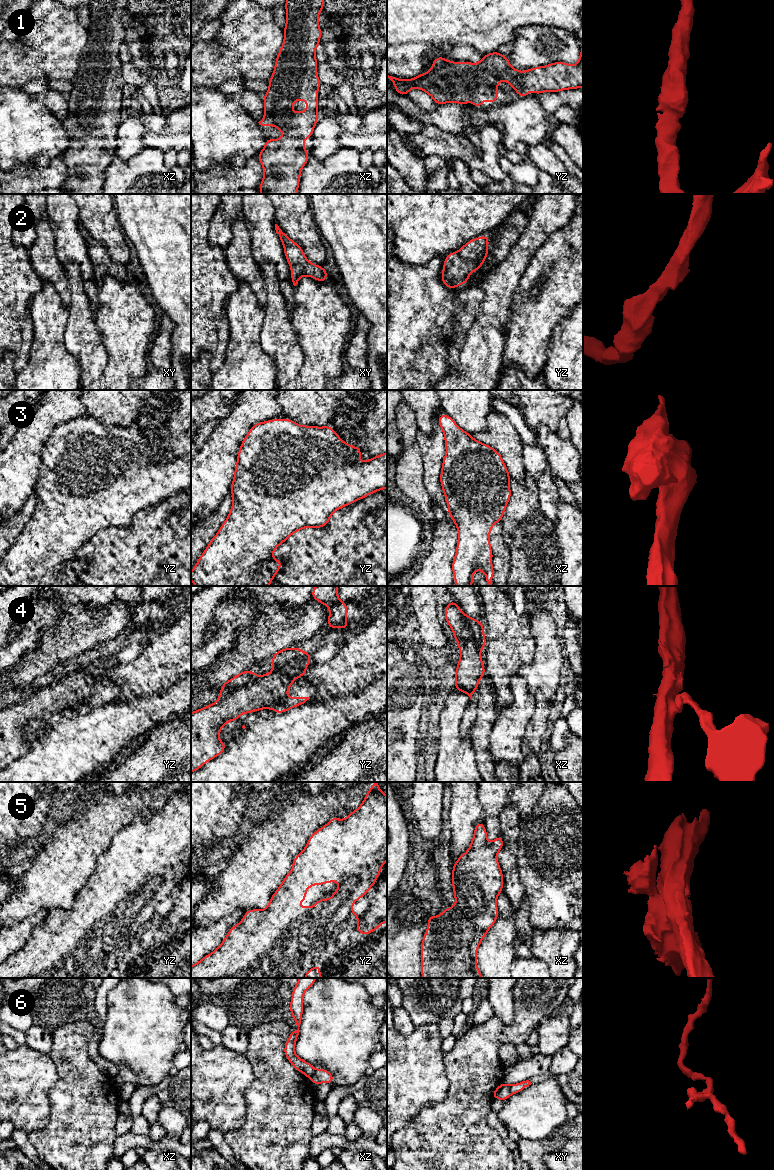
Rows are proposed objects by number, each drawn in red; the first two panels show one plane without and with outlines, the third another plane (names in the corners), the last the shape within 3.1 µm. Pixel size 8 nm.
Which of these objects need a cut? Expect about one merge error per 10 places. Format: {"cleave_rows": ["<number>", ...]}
{"cleave_rows": []}

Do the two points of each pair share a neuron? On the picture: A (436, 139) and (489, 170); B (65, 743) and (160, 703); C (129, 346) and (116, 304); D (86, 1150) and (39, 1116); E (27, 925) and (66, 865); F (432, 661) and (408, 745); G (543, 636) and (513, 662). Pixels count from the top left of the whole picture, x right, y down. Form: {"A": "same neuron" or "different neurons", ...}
{"A": "same neuron", "B": "same neuron", "C": "same neuron", "D": "different neurons", "E": "different neurons", "F": "same neuron", "G": "different neurons"}

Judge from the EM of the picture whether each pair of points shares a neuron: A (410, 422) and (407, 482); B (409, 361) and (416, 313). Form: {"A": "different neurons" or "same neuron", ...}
{"A": "same neuron", "B": "same neuron"}

